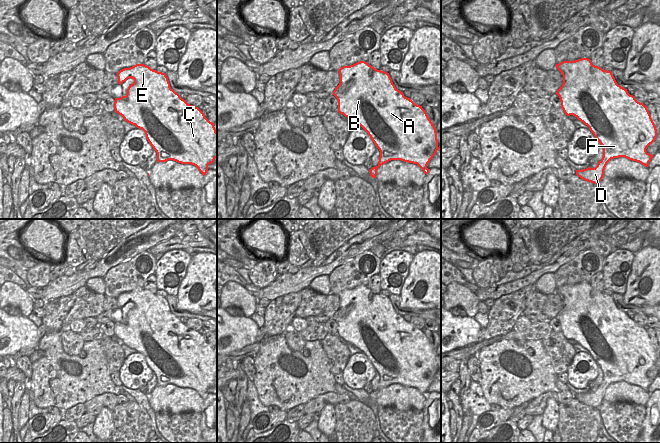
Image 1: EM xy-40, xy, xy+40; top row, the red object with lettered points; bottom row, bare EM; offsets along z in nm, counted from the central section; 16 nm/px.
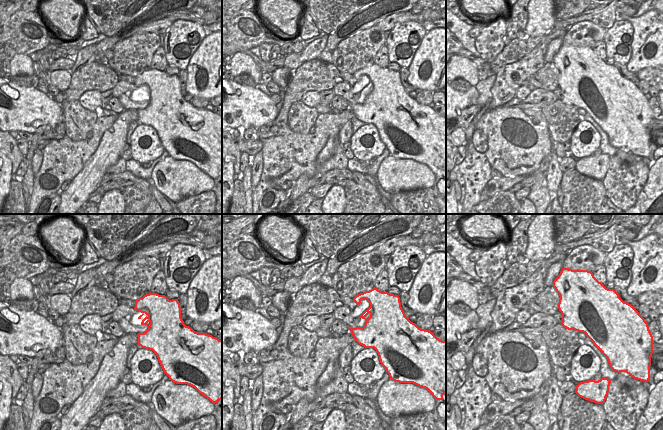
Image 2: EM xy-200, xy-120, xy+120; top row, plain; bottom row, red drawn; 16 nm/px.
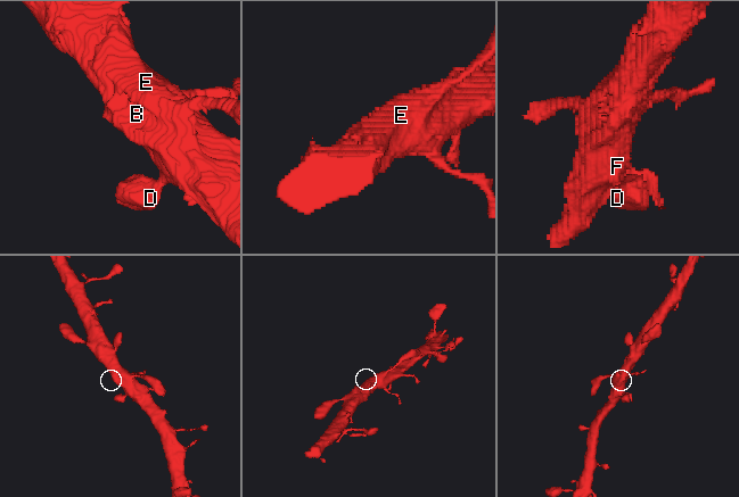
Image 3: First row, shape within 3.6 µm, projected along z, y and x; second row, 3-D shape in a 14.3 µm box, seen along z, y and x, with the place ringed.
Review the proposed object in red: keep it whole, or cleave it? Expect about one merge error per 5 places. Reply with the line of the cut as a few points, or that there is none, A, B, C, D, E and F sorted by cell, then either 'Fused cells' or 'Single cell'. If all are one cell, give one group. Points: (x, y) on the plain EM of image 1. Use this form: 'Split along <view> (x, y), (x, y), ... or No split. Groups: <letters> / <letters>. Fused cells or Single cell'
No split. Groups: A B C D E F. Single cell

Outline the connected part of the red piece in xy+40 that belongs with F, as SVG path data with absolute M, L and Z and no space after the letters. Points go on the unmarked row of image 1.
M588 282L563 285L556 288L556 292L563 299L563 308L556 316L561 325L561 332L567 340L573 339L587 349L603 371L603 381L597 390L576 394L576 399L585 405L599 408L607 387L619 381L648 391L654 379L649 378L646 373L655 365L657 353L647 330L618 309L611 295L593 289Z

